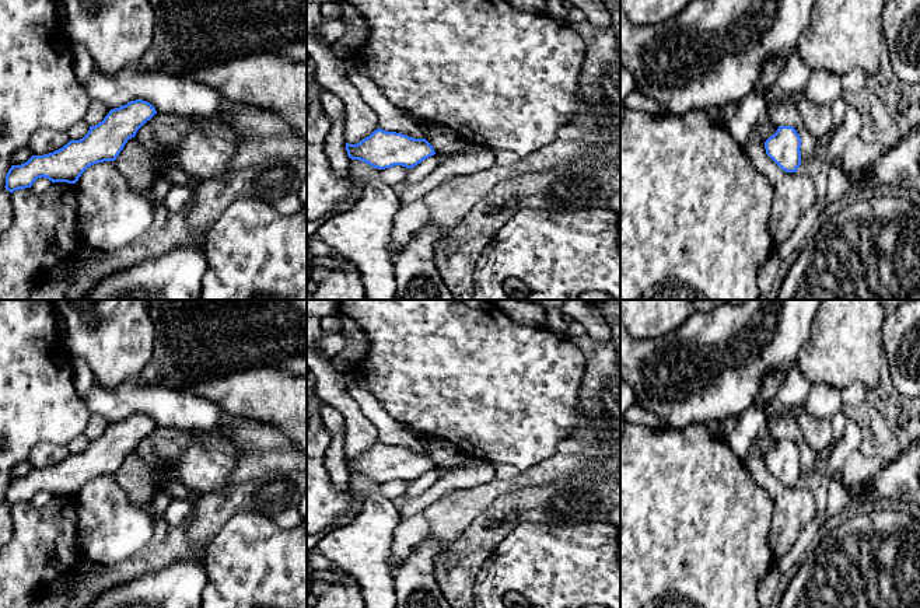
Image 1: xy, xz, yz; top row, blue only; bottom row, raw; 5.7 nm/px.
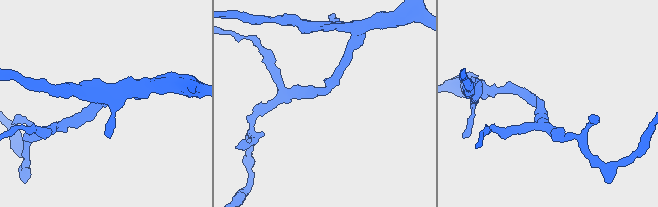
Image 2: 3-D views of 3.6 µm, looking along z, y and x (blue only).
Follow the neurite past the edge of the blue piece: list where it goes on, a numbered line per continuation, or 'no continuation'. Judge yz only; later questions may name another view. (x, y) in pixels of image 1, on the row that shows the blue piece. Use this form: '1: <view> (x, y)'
no continuation

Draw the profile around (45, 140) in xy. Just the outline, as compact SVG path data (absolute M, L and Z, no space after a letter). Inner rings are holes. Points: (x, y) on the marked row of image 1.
M49 127L36 130L28 144L32 156L45 156L53 153L70 141L67 132Z

